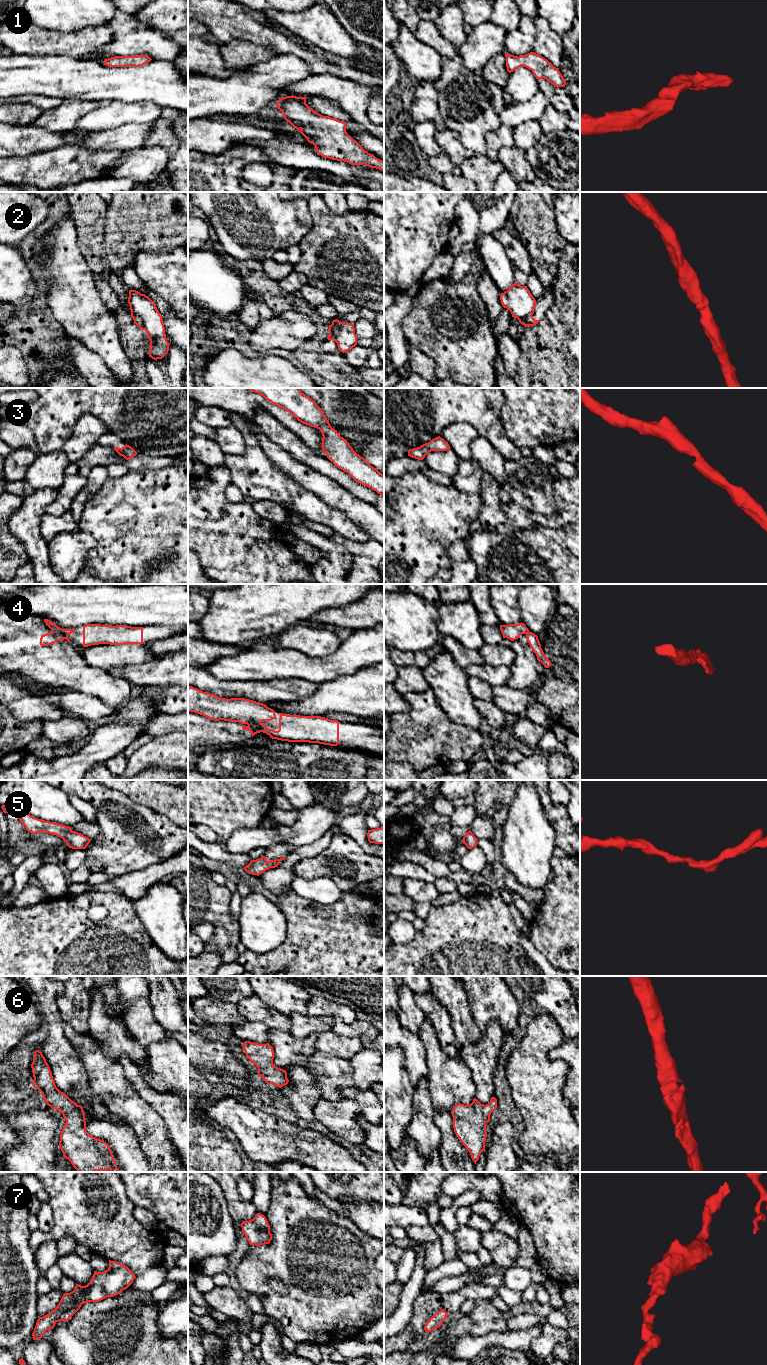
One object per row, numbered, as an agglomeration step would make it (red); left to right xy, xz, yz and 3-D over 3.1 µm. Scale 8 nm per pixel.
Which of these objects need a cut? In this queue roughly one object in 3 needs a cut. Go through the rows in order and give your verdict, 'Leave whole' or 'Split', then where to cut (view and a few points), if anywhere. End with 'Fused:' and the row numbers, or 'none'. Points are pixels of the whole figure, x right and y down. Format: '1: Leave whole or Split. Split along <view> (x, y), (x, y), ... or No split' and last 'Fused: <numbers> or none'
1: Leave whole. No split
2: Split. Split along xy (131, 314), (136, 314), (142, 320), (142, 329)
3: Leave whole. No split
4: Leave whole. No split
5: Leave whole. No split
6: Leave whole. No split
7: Leave whole. No split
Fused: 2

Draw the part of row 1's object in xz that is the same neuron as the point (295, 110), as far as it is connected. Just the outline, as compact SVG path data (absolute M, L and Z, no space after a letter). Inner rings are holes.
M286 96L276 103L283 113L284 119L296 128L309 143L315 146L316 152L322 157L337 161L345 161L351 165L365 164L371 168L384 171L384 162L368 153L346 132L346 123L329 116L323 116L306 104L306 97Z

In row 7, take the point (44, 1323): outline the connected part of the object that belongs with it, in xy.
M109 1260L109 1268L106 1271L94 1271L87 1285L76 1284L72 1292L63 1294L54 1310L38 1318L32 1333L33 1340L41 1339L47 1330L54 1328L57 1322L68 1321L83 1303L99 1302L120 1294L133 1283L135 1277L127 1266Z

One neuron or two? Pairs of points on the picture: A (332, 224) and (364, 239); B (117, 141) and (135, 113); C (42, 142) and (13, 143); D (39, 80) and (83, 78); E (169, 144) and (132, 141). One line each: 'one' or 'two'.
A: one
B: two
C: one
D: one
E: two

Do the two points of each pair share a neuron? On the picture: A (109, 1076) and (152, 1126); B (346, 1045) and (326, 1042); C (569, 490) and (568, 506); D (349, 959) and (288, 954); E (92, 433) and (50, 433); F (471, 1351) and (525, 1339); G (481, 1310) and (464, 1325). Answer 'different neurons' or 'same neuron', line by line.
A: same neuron
B: same neuron
C: same neuron
D: same neuron
E: different neurons
F: same neuron
G: same neuron

